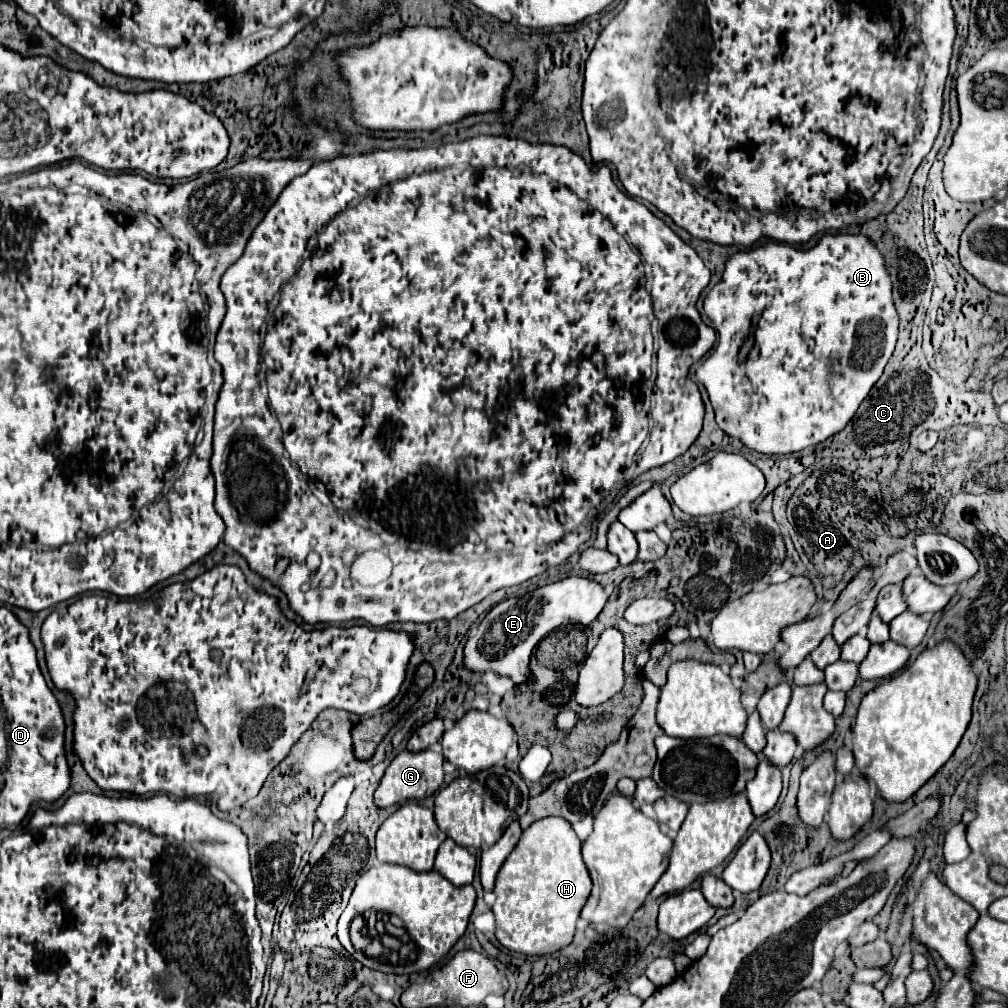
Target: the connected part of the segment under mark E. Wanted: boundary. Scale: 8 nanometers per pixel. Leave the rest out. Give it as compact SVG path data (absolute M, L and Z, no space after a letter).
M581 576L541 586L519 598L509 598L493 606L477 626L477 632L469 636L463 648L463 666L475 674L493 672L497 676L507 676L515 686L521 686L529 678L529 660L533 648L561 624L591 624L603 610L605 602L607 594L603 592L603 586Z

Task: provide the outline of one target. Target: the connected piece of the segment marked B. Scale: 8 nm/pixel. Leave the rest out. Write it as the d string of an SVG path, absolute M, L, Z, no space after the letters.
M825 234L817 246L808 250L793 248L785 243L766 242L747 252L737 252L735 256L731 256L725 262L725 272L723 272L721 282L715 284L703 300L703 310L707 318L711 320L711 326L717 332L717 346L715 346L715 352L695 372L697 380L705 386L709 394L719 428L725 434L741 440L747 448L761 452L761 454L799 452L803 448L817 446L819 442L841 432L847 426L847 422L853 418L853 414L857 412L859 404L867 398L869 390L881 378L883 368L895 350L899 316L897 316L891 294L893 294L893 282L891 282L889 270L885 268L885 258L881 256L881 252L877 252L877 246L865 234Z

